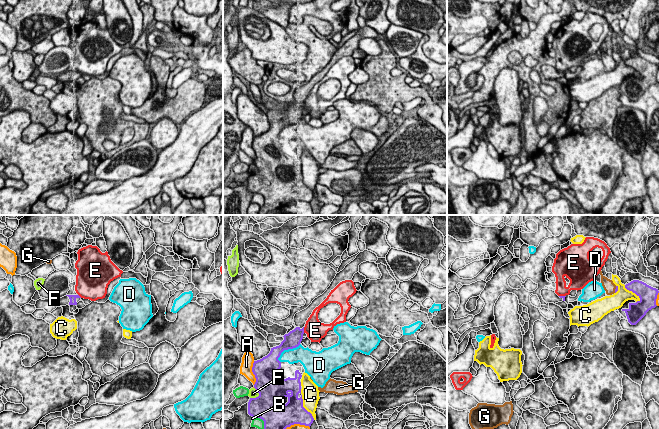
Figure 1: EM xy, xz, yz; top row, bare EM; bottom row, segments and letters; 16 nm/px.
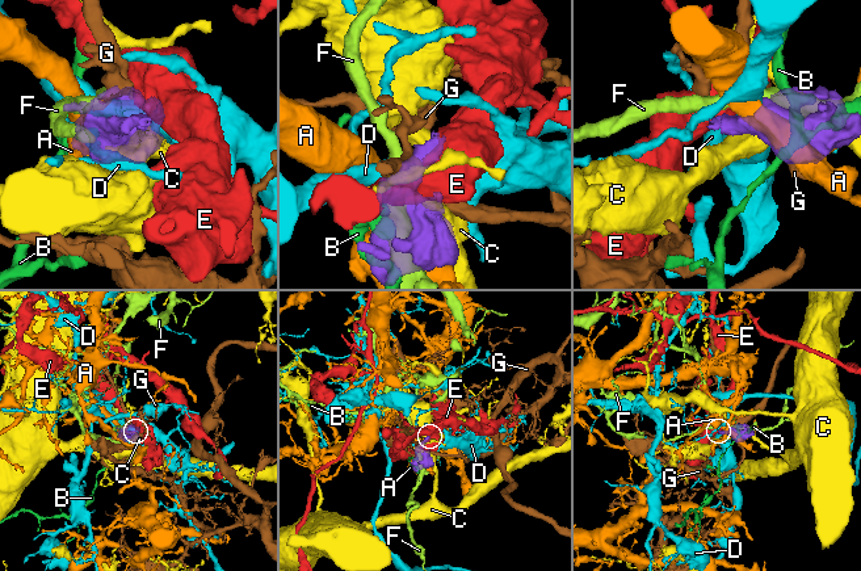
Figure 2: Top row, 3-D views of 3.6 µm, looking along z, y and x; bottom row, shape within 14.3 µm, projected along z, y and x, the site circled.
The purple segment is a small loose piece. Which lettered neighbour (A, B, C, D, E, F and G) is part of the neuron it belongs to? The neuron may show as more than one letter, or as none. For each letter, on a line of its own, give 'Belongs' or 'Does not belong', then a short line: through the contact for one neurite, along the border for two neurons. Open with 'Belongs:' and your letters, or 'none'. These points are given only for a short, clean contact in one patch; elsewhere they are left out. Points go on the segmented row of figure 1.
Belongs: none
A: Does not belong
B: Does not belong
C: Does not belong
D: Does not belong
E: Does not belong
F: Does not belong
G: Does not belong

